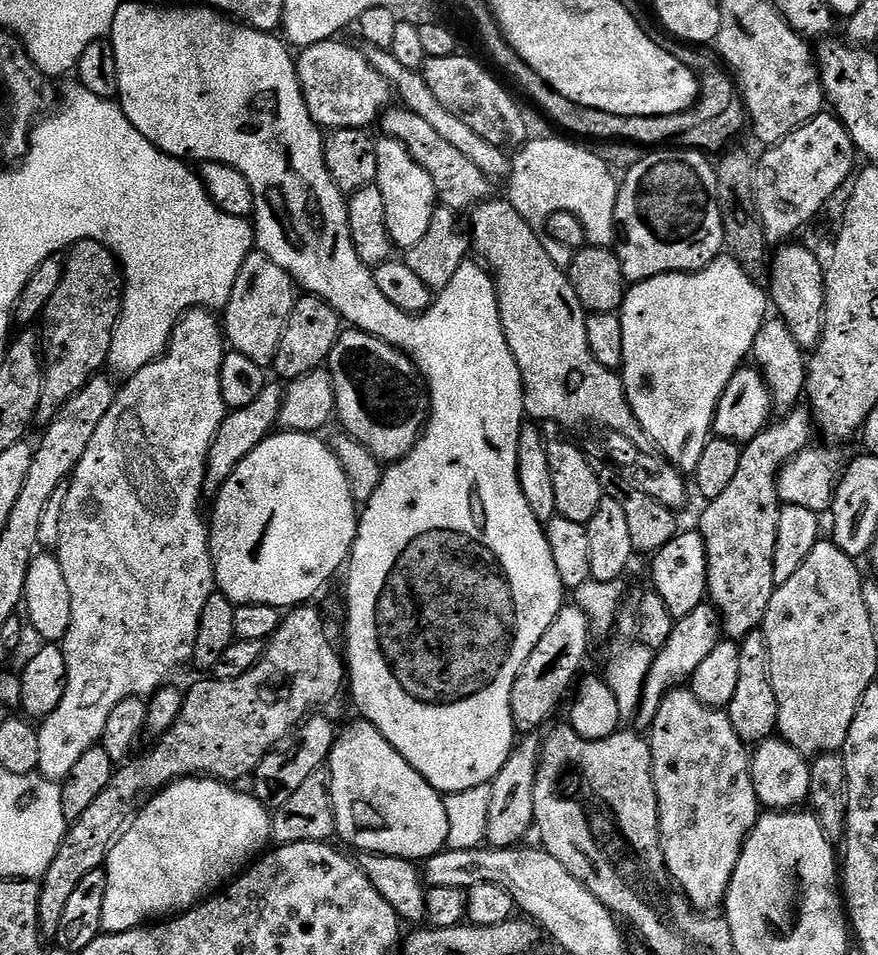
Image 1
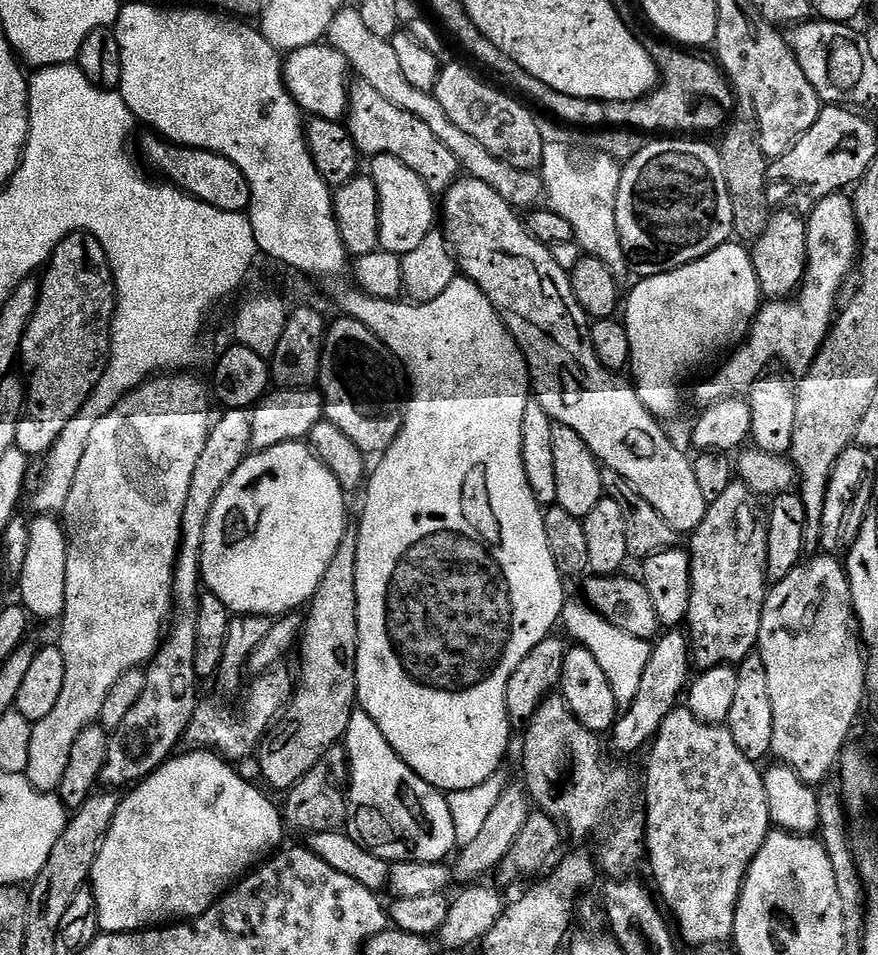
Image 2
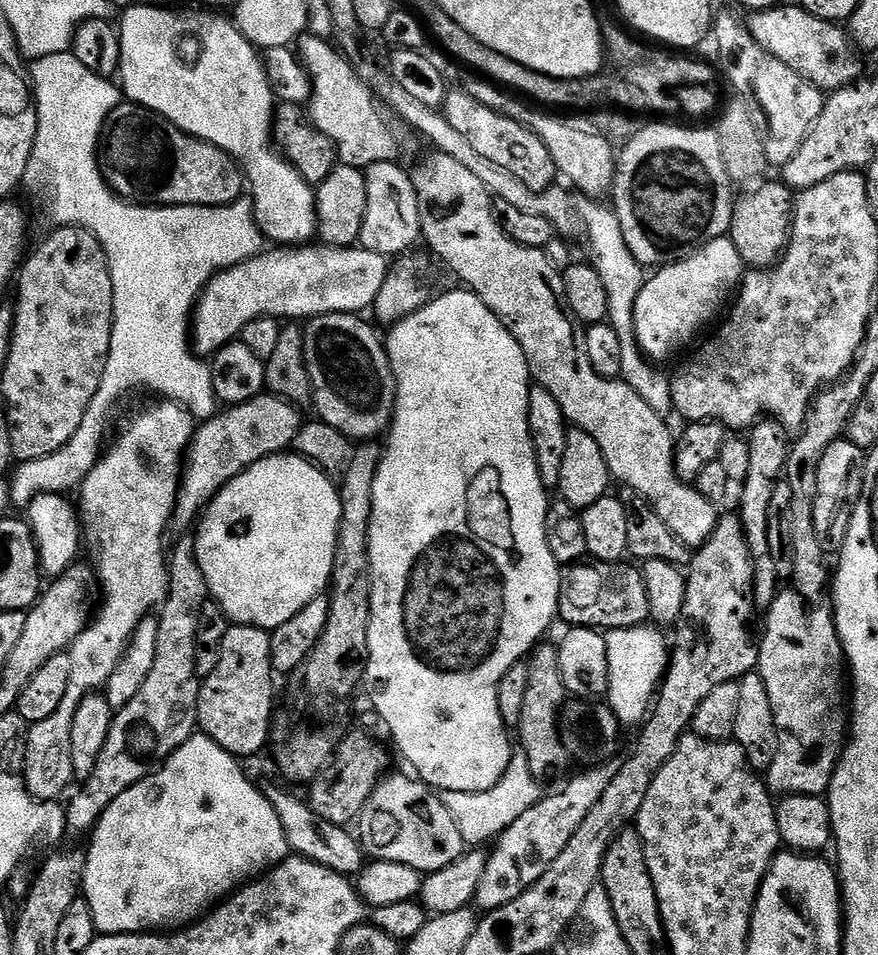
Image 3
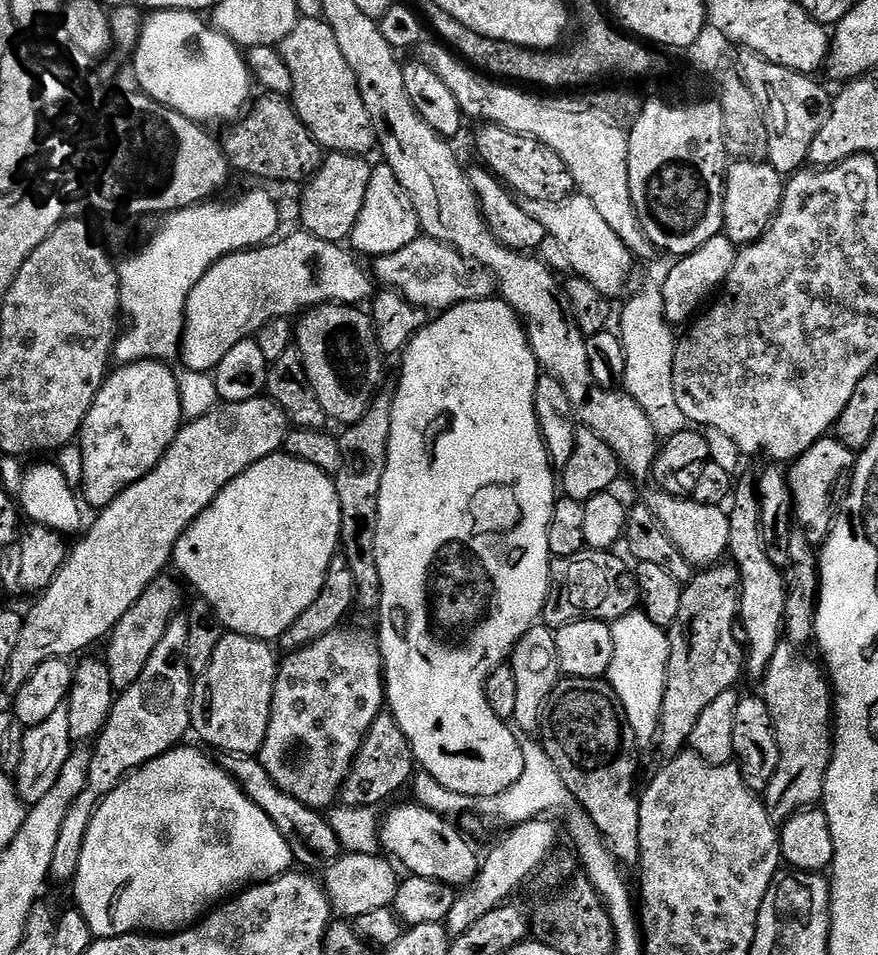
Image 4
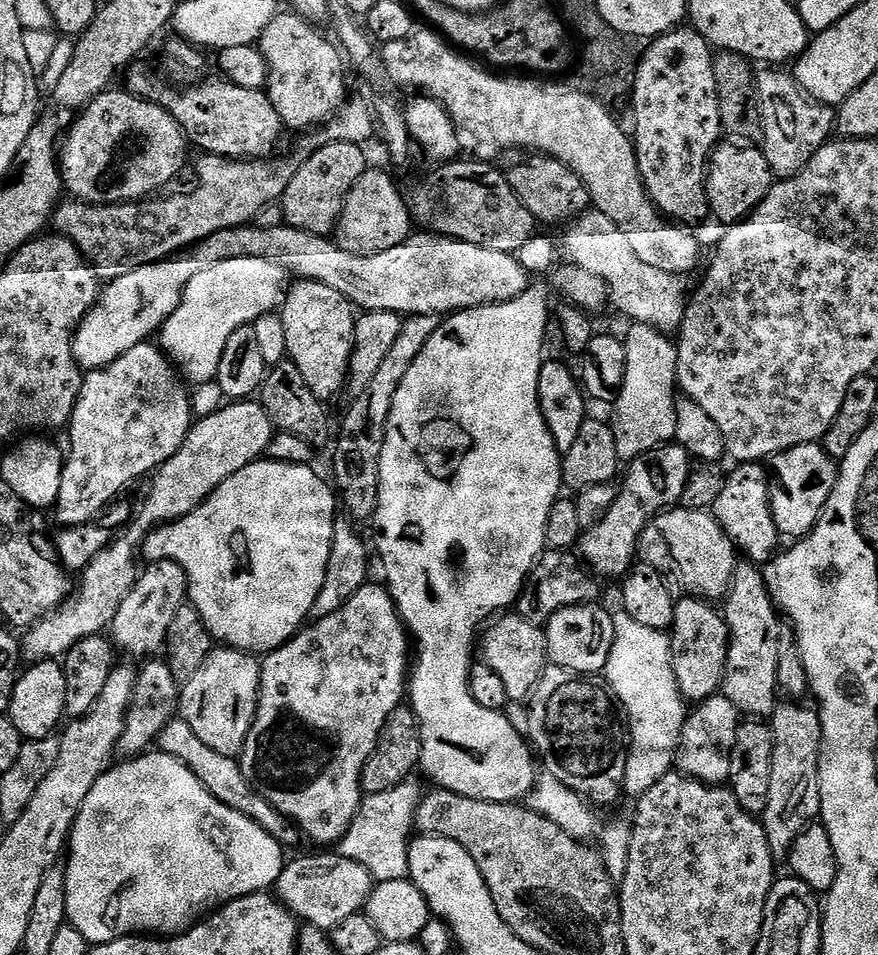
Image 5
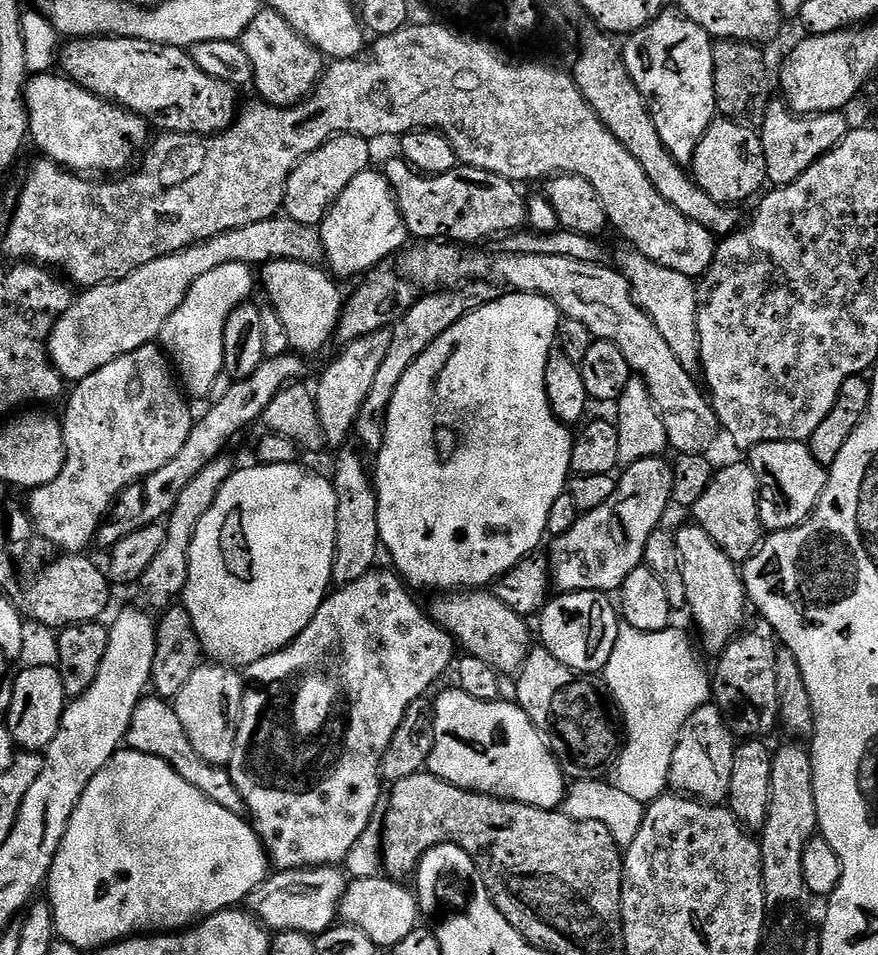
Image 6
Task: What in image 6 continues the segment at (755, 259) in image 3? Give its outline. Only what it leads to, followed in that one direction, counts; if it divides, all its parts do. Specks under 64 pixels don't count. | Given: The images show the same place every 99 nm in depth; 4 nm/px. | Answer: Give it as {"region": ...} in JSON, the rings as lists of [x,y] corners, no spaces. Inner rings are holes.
{"region":[[[713,120],[706,134],[702,134],[702,142],[698,142],[690,175],[714,202],[729,206],[743,205],[743,200],[750,199],[752,195],[755,197],[768,184],[766,150],[762,150],[759,131],[747,124],[738,124],[735,120]]]}

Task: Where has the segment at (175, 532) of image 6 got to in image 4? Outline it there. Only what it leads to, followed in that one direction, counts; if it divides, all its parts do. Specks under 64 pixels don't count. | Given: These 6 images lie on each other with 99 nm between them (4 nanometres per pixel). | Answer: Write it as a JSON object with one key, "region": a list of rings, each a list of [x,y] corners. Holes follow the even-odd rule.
{"region":[[[163,574],[152,581],[108,636],[108,648],[104,653],[104,659],[110,670],[110,680],[118,692],[128,689],[138,680],[146,662],[150,660],[150,654],[154,652],[159,639],[166,634],[166,628],[179,611],[180,590],[175,580],[168,576]]]}

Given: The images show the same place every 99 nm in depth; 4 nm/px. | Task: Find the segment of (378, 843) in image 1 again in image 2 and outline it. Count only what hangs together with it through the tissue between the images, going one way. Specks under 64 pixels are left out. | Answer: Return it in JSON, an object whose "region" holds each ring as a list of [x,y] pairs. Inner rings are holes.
{"region":[[[353,712],[342,747],[348,751],[348,807],[354,813],[354,824],[356,820],[355,835],[365,848],[378,858],[397,864],[438,864],[457,851],[447,795],[426,783],[393,750],[370,714]]]}

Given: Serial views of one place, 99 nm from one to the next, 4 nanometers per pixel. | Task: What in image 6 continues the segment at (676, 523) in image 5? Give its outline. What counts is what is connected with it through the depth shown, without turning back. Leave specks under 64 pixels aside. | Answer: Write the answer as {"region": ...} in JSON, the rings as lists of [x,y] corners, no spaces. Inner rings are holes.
{"region":[[[688,522],[685,528],[675,529],[674,535],[678,542],[678,558],[682,562],[682,578],[686,582],[687,611],[692,612],[705,650],[719,654],[745,627],[746,593],[741,569],[696,523]]]}

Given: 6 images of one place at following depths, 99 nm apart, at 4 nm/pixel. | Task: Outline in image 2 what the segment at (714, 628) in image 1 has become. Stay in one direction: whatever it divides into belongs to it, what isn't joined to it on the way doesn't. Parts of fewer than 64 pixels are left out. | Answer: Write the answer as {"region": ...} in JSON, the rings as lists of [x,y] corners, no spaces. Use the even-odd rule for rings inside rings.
{"region":[[[668,630],[652,644],[650,662],[646,662],[646,671],[642,674],[642,683],[638,686],[638,695],[628,704],[622,714],[617,715],[612,725],[610,739],[612,748],[620,756],[632,756],[649,747],[655,740],[662,722],[681,703],[690,684],[688,671],[693,671],[690,641],[683,631]]]}

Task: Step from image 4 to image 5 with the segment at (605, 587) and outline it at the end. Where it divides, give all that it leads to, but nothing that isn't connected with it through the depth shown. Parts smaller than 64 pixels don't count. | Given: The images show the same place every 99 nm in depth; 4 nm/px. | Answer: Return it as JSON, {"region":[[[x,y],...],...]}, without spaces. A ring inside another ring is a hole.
{"region":[[[545,550],[525,582],[514,608],[522,618],[526,618],[526,622],[544,626],[554,614],[558,614],[558,610],[579,604],[597,603],[601,599],[599,583],[601,581],[589,571],[575,551]]]}

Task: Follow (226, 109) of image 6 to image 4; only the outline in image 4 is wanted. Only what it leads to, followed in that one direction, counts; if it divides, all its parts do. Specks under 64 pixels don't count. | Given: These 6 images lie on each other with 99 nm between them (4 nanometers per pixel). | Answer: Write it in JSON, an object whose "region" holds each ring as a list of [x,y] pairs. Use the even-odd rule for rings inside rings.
{"region":[[[271,94],[261,97],[239,119],[227,125],[228,133],[222,136],[224,157],[235,171],[237,168],[248,176],[257,176],[260,180],[289,180],[297,186],[303,185],[320,169],[325,149],[320,147],[310,130],[306,130],[291,99]]]}

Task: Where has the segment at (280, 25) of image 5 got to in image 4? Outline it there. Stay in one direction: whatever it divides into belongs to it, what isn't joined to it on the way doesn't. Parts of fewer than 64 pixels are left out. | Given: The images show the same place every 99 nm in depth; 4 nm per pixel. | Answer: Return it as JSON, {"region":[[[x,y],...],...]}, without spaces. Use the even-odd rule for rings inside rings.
{"region":[[[323,18],[297,19],[296,25],[290,34],[278,45],[282,62],[290,69],[290,82],[292,90],[290,99],[298,118],[310,130],[310,134],[320,144],[320,147],[328,152],[349,152],[352,156],[364,156],[368,151],[373,151],[376,144],[376,134],[372,131],[372,123],[366,114],[366,106],[362,102],[362,94],[358,90],[358,82],[354,78],[354,70],[346,62],[342,50],[338,47],[338,41],[334,39],[334,30]]]}

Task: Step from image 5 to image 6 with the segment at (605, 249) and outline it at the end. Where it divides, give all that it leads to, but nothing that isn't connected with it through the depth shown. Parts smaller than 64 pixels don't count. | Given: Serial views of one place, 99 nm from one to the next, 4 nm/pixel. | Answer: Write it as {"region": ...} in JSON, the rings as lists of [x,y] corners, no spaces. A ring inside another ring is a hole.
{"region":[[[627,251],[621,254],[618,268],[632,287],[632,296],[636,299],[636,304],[652,319],[654,326],[658,326],[658,331],[662,334],[662,338],[666,338],[674,358],[682,362],[684,369],[693,374],[699,373],[697,281],[686,274],[678,274],[678,270],[658,266],[658,262],[646,258],[640,252]]]}

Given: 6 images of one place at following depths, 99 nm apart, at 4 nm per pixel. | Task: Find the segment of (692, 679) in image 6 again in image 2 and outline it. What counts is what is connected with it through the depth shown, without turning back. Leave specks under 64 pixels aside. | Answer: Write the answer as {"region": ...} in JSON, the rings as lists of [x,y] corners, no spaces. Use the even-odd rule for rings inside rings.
{"region":[[[565,599],[559,623],[561,625],[572,624],[577,638],[580,639],[577,641],[586,650],[590,650],[594,658],[598,658],[598,666],[602,666],[602,671],[605,672],[610,682],[610,690],[614,690],[617,705],[627,706],[634,702],[634,698],[638,695],[638,686],[642,683],[646,662],[650,662],[652,644],[642,638],[634,638],[634,634],[626,634],[626,630],[618,630],[618,626],[614,626],[598,615],[593,608],[588,607],[587,603],[577,600]]]}

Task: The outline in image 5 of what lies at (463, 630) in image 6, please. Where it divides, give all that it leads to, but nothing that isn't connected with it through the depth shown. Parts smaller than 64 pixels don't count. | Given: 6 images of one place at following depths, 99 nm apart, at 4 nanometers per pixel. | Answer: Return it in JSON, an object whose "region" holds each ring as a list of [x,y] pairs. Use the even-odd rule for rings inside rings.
{"region":[[[500,614],[479,637],[478,656],[483,664],[493,668],[502,677],[509,701],[524,702],[531,697],[536,683],[540,681],[544,669],[550,663],[548,637],[541,625],[526,622],[526,618],[522,618],[519,614]]]}

